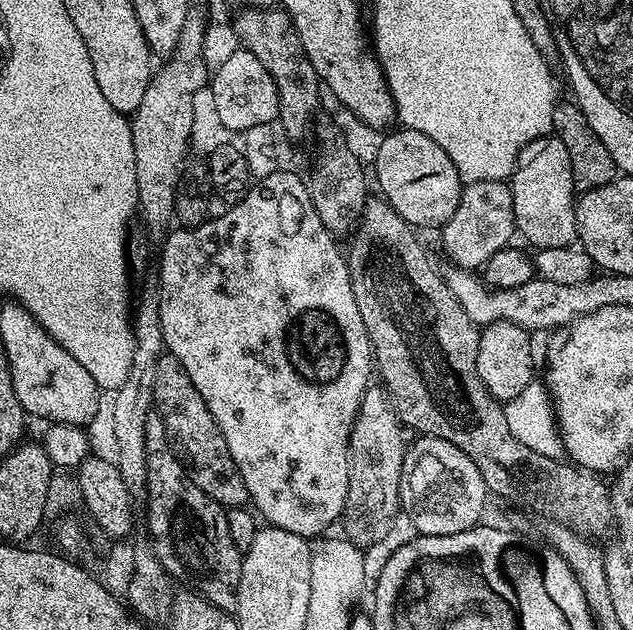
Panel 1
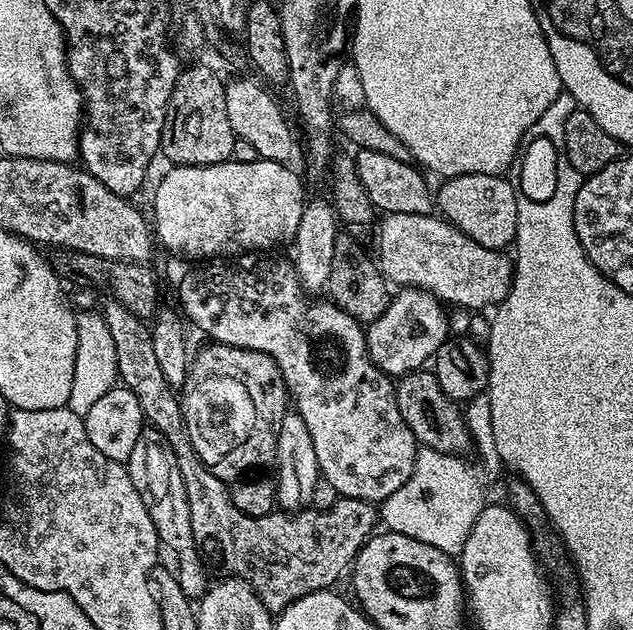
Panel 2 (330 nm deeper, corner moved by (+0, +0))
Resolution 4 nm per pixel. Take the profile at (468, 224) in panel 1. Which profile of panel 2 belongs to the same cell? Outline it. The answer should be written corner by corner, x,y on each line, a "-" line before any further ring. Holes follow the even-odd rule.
401,287
397,292
400,293
389,299
386,310
367,325
364,333
374,366
393,378
421,371
427,365
424,363
429,363
450,339
449,313
444,312
445,305
439,297
421,288

